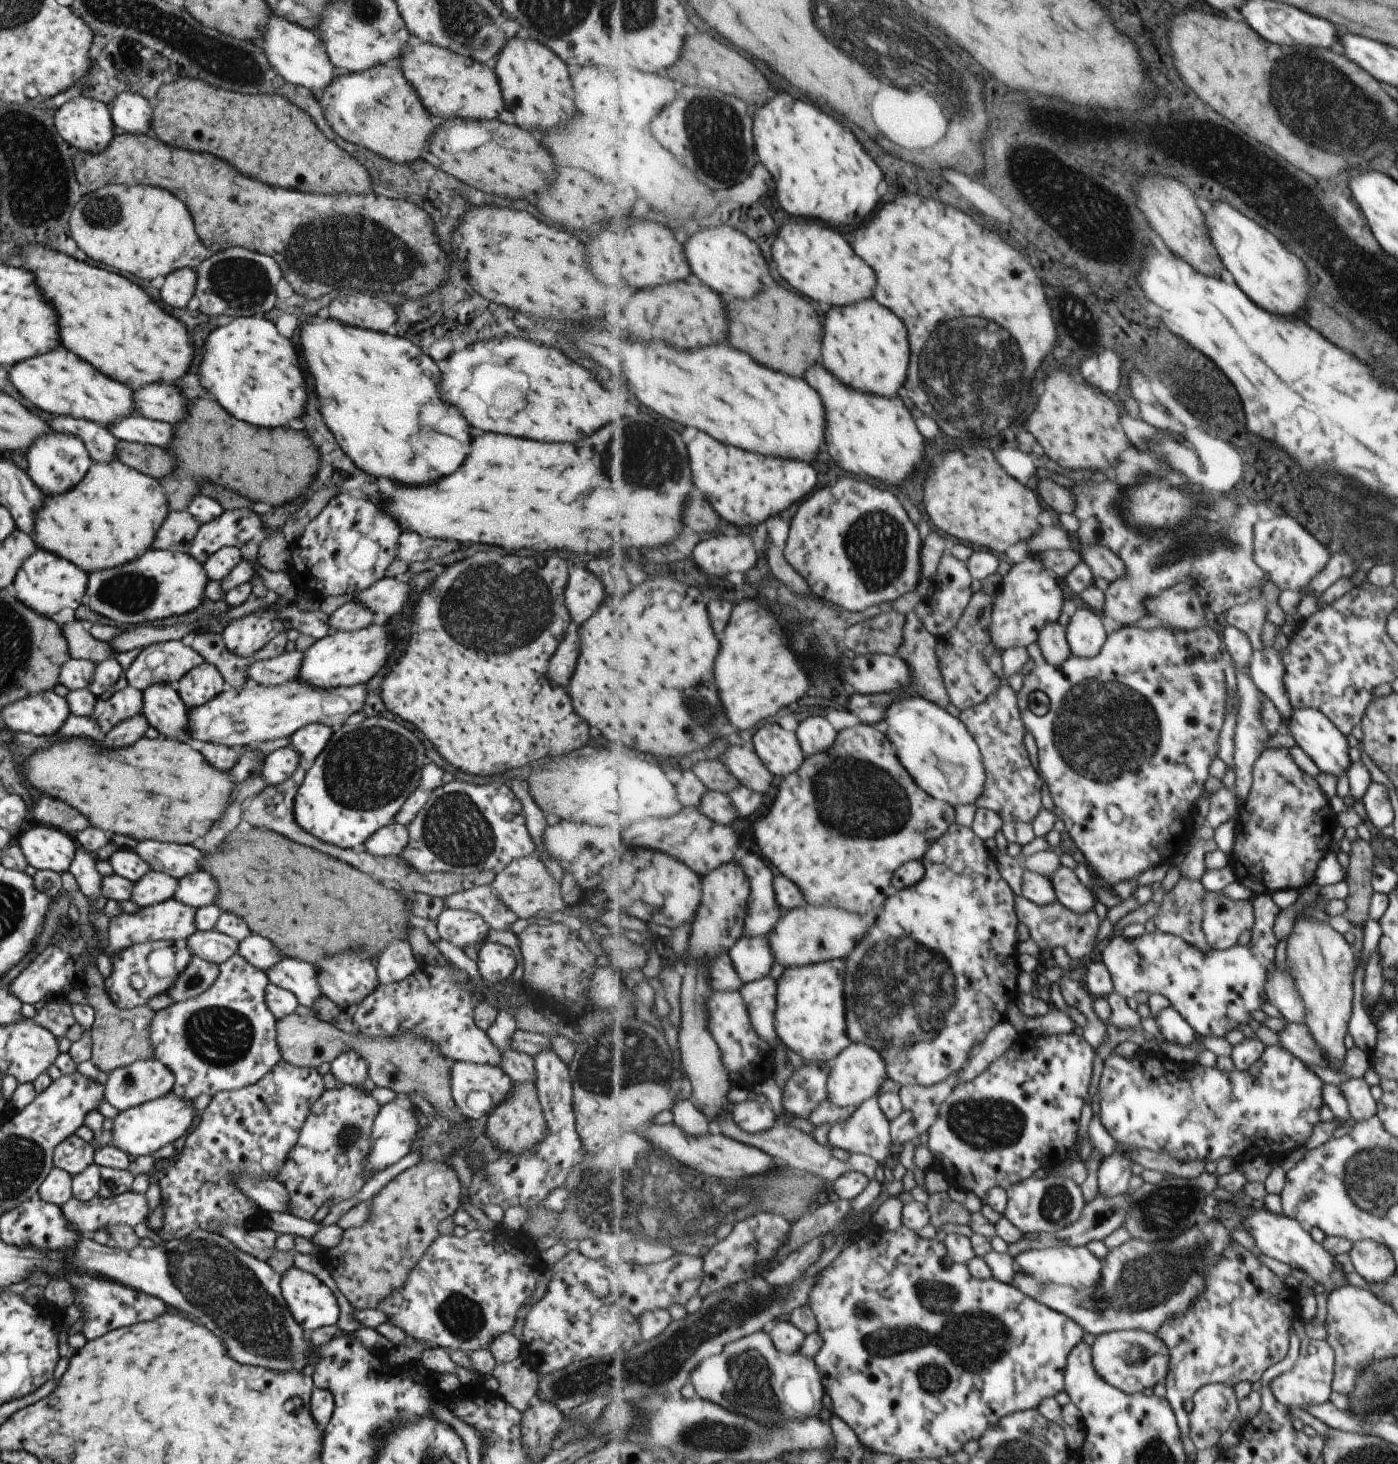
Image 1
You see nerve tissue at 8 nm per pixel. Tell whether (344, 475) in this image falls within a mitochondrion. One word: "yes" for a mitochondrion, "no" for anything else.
no

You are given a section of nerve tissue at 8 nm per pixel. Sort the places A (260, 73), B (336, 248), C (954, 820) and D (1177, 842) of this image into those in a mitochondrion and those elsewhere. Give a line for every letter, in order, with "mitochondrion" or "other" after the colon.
A: mitochondrion
B: mitochondrion
C: other
D: other

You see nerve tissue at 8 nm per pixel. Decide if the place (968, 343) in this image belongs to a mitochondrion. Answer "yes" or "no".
yes

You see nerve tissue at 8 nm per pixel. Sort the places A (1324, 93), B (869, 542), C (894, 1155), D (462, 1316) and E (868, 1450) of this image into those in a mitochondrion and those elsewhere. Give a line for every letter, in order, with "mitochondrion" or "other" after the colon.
A: mitochondrion
B: mitochondrion
C: other
D: mitochondrion
E: other

